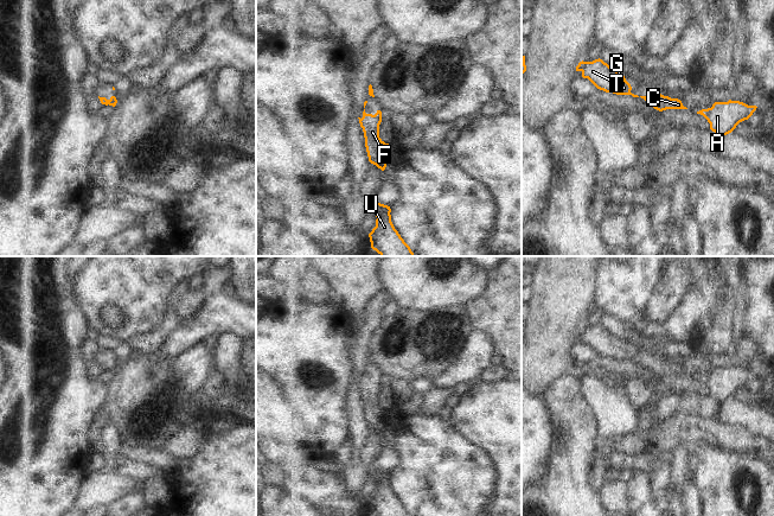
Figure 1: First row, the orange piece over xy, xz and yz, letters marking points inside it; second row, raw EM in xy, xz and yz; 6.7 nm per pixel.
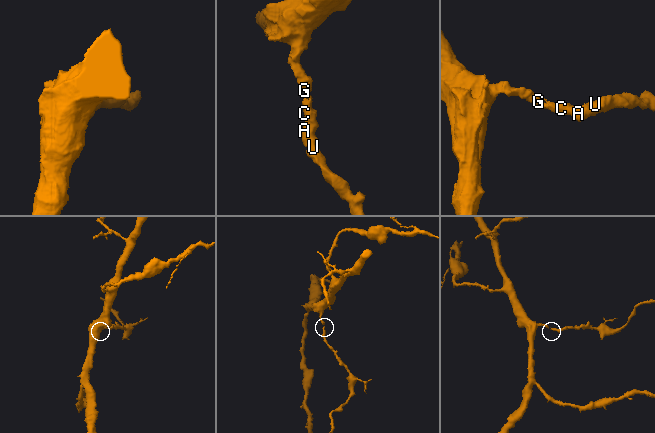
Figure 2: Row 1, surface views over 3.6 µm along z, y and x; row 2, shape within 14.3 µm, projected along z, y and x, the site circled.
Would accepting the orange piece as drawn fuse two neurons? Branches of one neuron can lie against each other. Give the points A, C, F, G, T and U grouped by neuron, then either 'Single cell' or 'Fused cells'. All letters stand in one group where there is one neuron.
Groups: A C F G T U. Single cell

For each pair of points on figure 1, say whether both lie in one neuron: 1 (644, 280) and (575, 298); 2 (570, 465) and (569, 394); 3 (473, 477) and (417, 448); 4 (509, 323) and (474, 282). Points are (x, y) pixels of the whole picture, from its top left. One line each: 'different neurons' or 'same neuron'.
1: different neurons
2: same neuron
3: same neuron
4: different neurons

